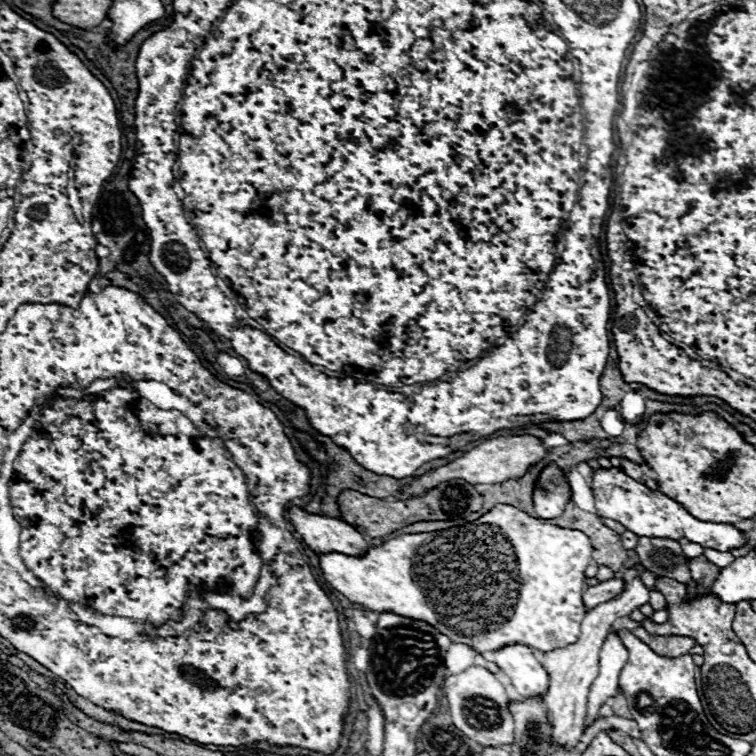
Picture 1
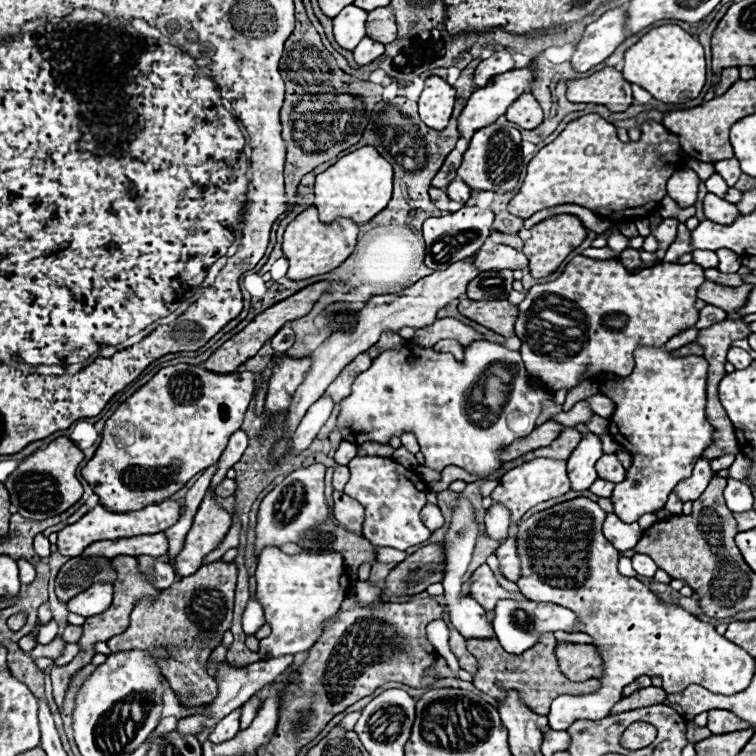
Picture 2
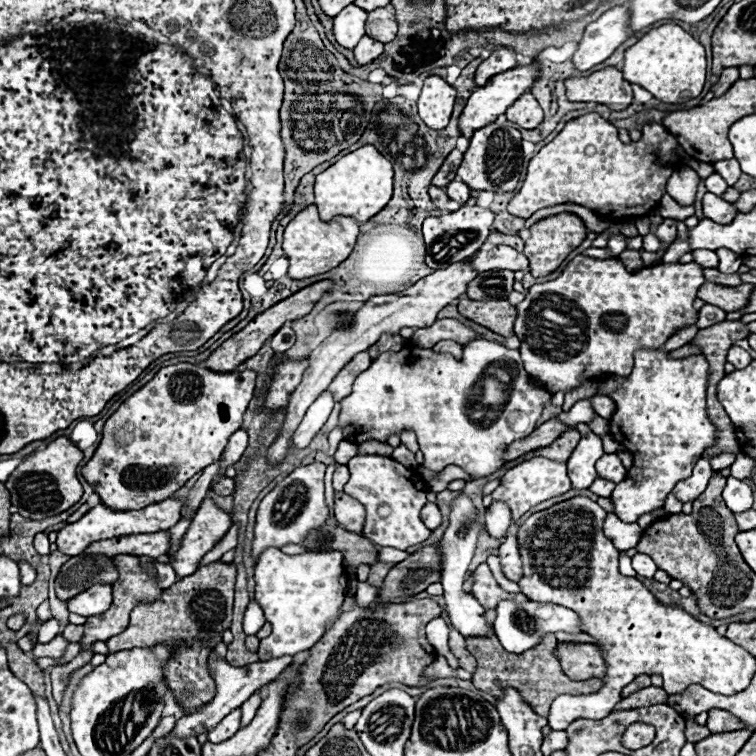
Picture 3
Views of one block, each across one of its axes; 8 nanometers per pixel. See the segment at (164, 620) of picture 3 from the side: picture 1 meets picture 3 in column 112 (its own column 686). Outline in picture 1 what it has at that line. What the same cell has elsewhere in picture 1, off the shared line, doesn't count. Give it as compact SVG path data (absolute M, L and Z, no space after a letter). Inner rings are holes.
M642 626L634 628L632 632L662 656L680 656L680 654L690 652L692 646L696 646L696 640L692 640L688 636L652 636Z

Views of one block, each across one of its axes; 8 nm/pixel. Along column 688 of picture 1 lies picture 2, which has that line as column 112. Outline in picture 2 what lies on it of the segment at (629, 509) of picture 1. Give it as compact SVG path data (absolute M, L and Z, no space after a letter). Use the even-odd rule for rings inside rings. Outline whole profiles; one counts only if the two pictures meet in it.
M166 500L162 504L154 504L154 506L146 506L142 510L136 512L126 512L126 514L114 514L108 512L104 506L96 506L94 510L90 510L88 514L84 514L78 522L62 528L58 532L58 552L64 556L80 556L82 550L86 550L86 546L90 546L92 542L100 542L100 540L116 540L116 538L132 538L138 534L156 534L166 530L168 526L172 526L180 516L180 506L178 502Z

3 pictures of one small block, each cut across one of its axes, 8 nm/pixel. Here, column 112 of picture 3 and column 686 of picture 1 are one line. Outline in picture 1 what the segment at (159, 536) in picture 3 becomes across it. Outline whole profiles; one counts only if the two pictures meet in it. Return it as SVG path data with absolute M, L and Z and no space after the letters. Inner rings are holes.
M680 538L678 542L680 542L686 558L696 558L696 556L702 556L702 554L704 554L704 548L702 548L700 544L694 544L694 542L686 540L686 538Z

